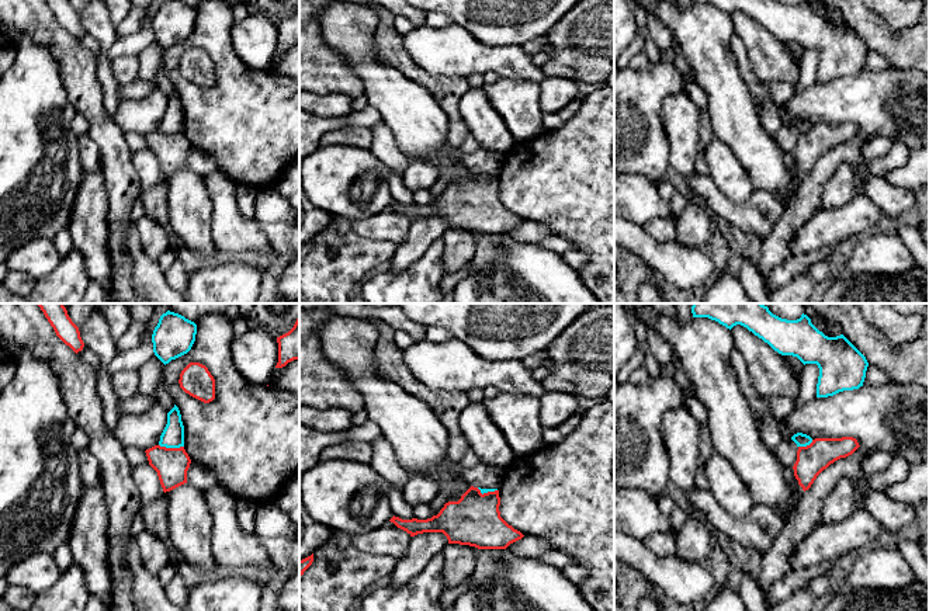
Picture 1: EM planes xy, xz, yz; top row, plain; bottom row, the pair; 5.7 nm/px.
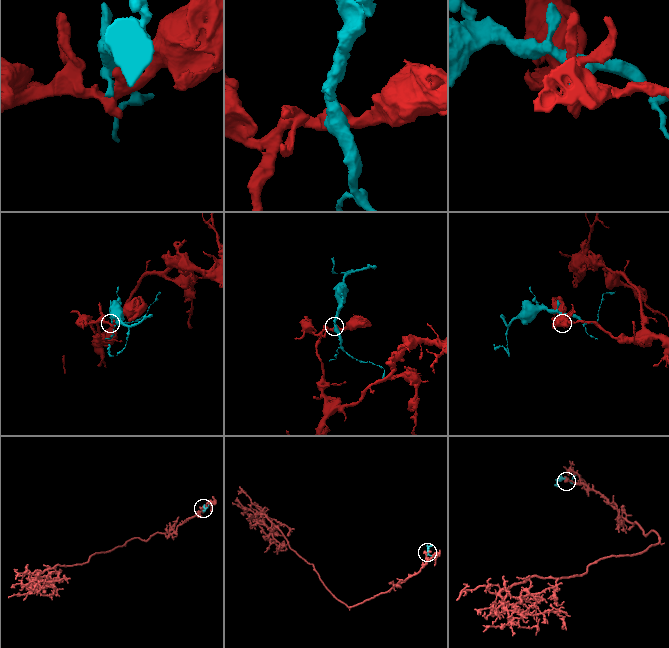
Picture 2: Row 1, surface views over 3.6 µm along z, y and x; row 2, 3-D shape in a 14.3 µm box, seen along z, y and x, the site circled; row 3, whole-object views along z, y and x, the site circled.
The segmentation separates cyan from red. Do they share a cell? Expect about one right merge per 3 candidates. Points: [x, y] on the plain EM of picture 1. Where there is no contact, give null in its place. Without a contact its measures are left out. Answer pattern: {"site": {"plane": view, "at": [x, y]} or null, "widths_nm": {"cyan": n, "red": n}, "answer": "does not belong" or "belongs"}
{"site": {"plane": "xy", "at": [172, 132]}, "widths_nm": {"cyan": 130, "red": 190}, "answer": "does not belong"}

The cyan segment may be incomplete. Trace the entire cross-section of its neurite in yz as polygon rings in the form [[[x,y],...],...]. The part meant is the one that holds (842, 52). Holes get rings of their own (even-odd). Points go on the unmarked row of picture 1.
[[[693,0],[708,3],[727,14],[746,13],[781,41],[797,42],[804,51],[817,49],[819,62],[817,83],[833,81],[863,72],[869,48],[843,21],[828,22],[807,0],[797,6],[776,0]]]

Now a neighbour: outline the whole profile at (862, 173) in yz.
[[[860,164],[855,169],[855,194],[863,194],[864,181],[870,177],[869,167],[866,164]]]

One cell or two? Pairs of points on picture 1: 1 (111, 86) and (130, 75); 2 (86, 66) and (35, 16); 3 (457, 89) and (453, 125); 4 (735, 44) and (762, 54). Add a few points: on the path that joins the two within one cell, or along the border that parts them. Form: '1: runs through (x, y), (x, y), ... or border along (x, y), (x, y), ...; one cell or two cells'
1: border along (111, 59), (111, 73), (120, 84); two cells
2: runs through (73, 54), (48, 28); one cell
3: runs through (453, 97), (453, 117); one cell
4: border along (735, 33), (744, 45), (749, 68), (758, 79); two cells

